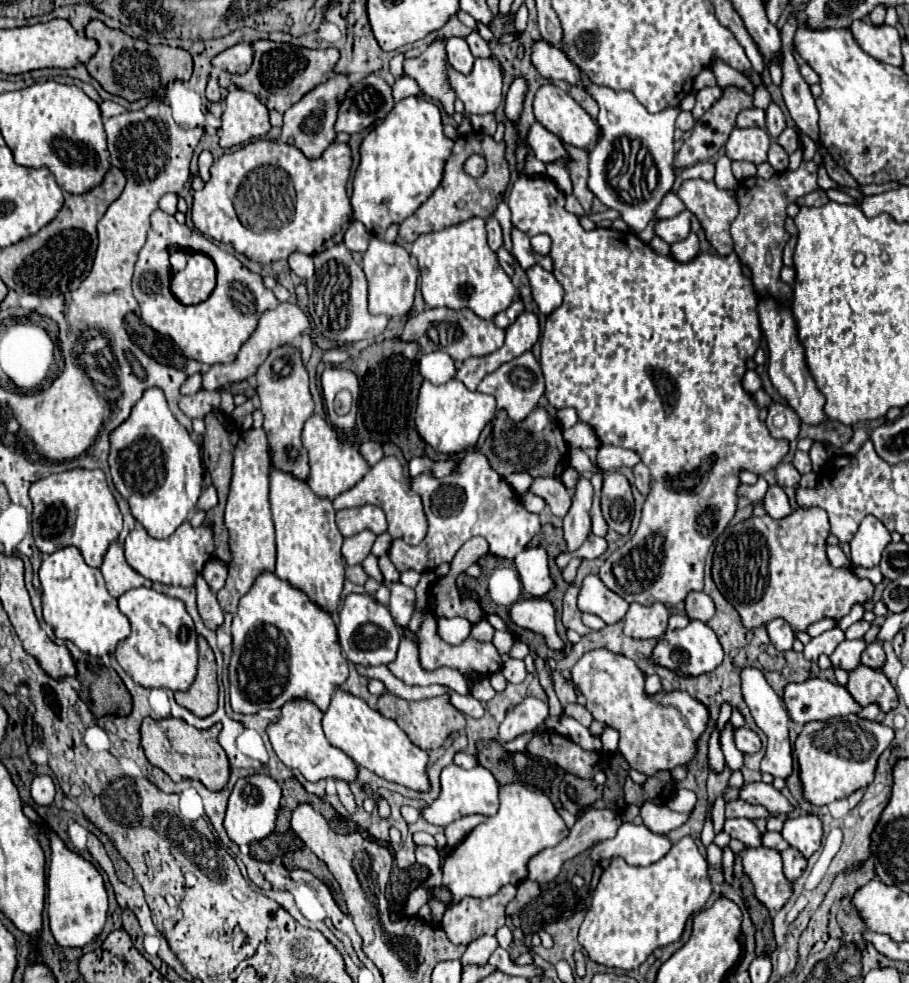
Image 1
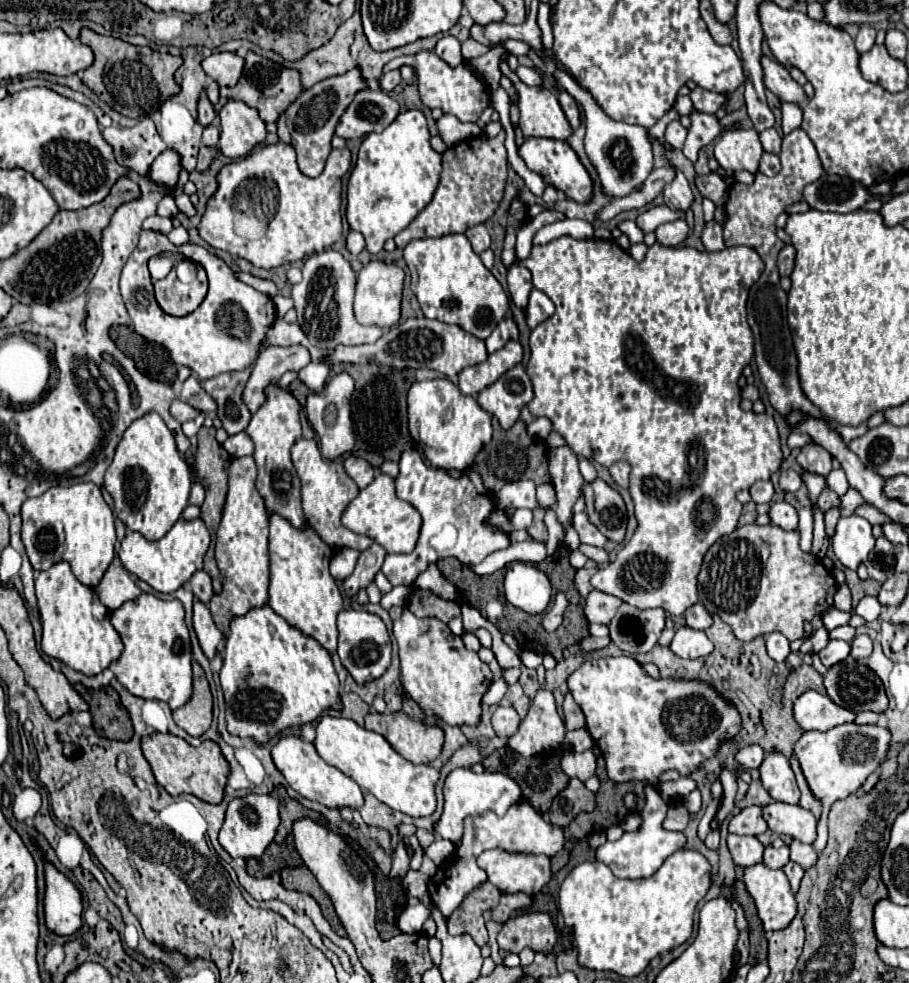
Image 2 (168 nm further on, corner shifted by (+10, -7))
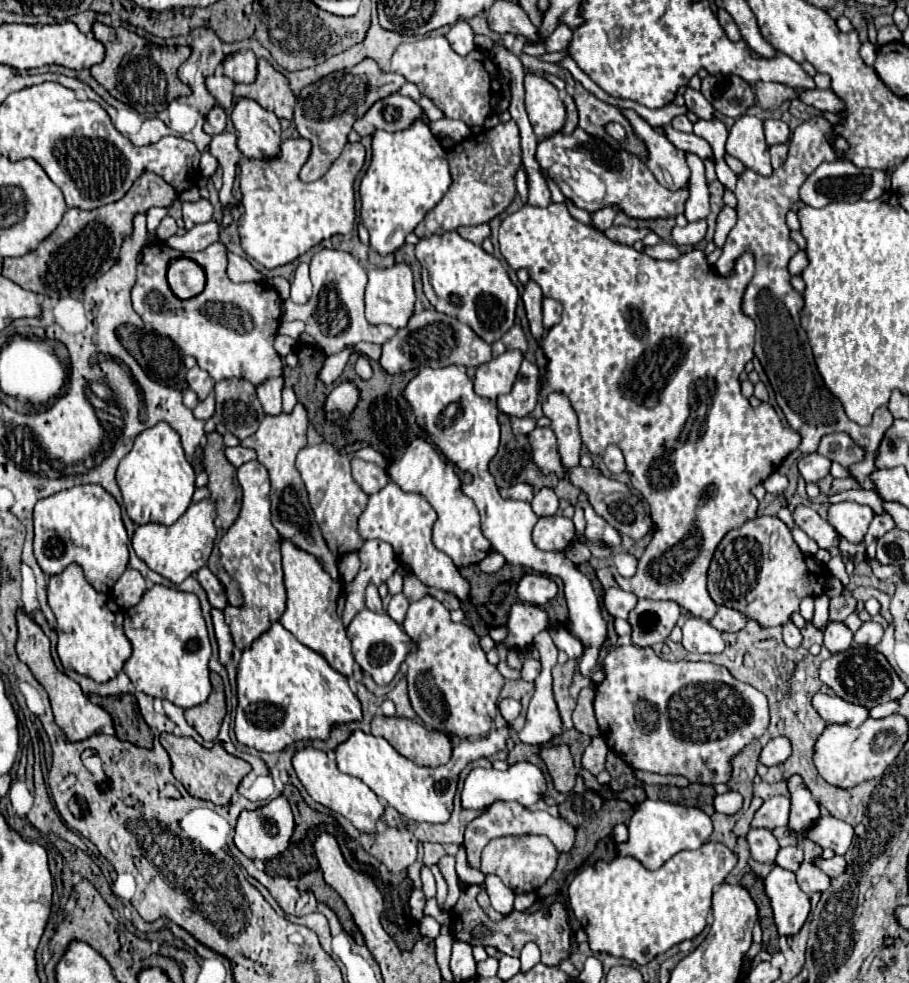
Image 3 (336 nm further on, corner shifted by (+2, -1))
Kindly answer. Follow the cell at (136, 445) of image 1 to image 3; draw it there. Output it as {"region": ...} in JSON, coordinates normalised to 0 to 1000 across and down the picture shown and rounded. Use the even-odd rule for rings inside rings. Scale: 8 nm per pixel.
{"region":[[[175,428],[175,432],[153,440],[146,457],[129,475],[129,493],[135,502],[138,520],[149,532],[190,534],[210,514],[215,499],[215,479],[204,467],[197,440],[193,440],[193,436],[188,436],[182,428]]]}

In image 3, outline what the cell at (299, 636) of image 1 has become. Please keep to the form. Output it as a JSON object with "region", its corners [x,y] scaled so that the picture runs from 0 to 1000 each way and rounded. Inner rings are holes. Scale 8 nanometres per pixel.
{"region":[[[307,632],[267,660],[261,677],[261,754],[283,764],[309,764],[322,754],[360,752],[369,736],[395,733],[397,715],[382,697],[382,689],[369,683],[362,672],[338,660]]]}

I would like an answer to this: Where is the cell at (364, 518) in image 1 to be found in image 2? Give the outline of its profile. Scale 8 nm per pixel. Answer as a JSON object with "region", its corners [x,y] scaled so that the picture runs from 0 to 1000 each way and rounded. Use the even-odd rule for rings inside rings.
{"region":[[[329,447],[322,457],[320,457],[320,469],[327,477],[327,483],[331,487],[331,506],[333,506],[333,522],[338,532],[344,536],[344,540],[355,548],[355,552],[360,552],[364,558],[377,558],[377,556],[386,556],[393,561],[402,561],[410,550],[399,546],[399,544],[391,544],[388,540],[382,540],[375,534],[375,524],[380,520],[380,516],[391,508],[391,504],[395,504],[395,497],[391,493],[391,489],[380,481],[377,471],[375,469],[360,469],[355,467],[351,453],[347,447],[338,449],[338,447]]]}

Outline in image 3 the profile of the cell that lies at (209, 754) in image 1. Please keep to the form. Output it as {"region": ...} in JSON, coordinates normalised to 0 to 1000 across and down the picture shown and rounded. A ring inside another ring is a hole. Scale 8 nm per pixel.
{"region":[[[179,746],[175,750],[175,756],[186,766],[190,776],[190,788],[199,799],[206,803],[208,809],[234,815],[237,819],[250,819],[254,815],[254,809],[261,805],[263,795],[276,784],[276,778],[259,768],[252,768],[241,756],[237,756],[232,762],[226,762],[210,750],[195,750],[190,746]]]}

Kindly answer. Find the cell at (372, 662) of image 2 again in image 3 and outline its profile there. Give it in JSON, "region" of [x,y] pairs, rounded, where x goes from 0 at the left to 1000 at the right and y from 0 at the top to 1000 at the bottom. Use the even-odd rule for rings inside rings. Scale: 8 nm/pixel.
{"region":[[[408,620],[395,622],[388,632],[382,638],[382,648],[386,650],[388,668],[395,674],[395,679],[410,689],[415,697],[428,697],[435,685],[439,683],[439,677],[452,662],[454,654],[448,648],[448,644],[426,626],[426,624],[413,624]]]}

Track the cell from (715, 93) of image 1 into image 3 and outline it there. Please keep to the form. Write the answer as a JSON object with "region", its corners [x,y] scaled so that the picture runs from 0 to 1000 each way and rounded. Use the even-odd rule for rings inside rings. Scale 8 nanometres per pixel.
{"region":[[[778,76],[771,82],[771,95],[787,113],[806,121],[820,117],[831,105],[828,91],[809,76]]]}

